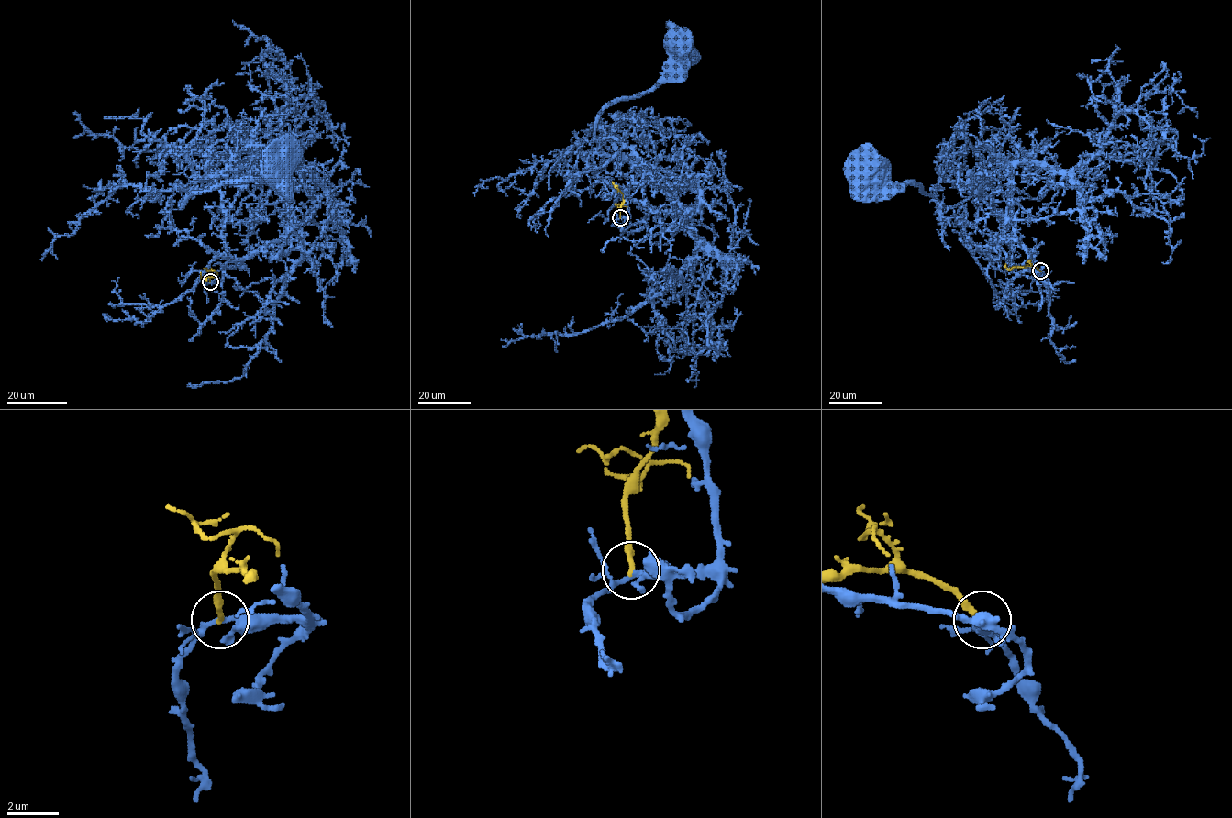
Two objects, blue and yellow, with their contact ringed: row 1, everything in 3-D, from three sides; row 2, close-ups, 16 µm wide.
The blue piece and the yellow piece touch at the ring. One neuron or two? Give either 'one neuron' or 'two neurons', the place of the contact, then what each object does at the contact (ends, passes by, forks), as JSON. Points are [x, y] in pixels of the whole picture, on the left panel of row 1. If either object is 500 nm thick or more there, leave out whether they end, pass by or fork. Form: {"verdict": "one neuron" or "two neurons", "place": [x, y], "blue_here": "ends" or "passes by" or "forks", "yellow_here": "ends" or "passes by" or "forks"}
{"verdict": "two neurons", "place": [210, 281], "blue_here": "forks", "yellow_here": "ends"}

